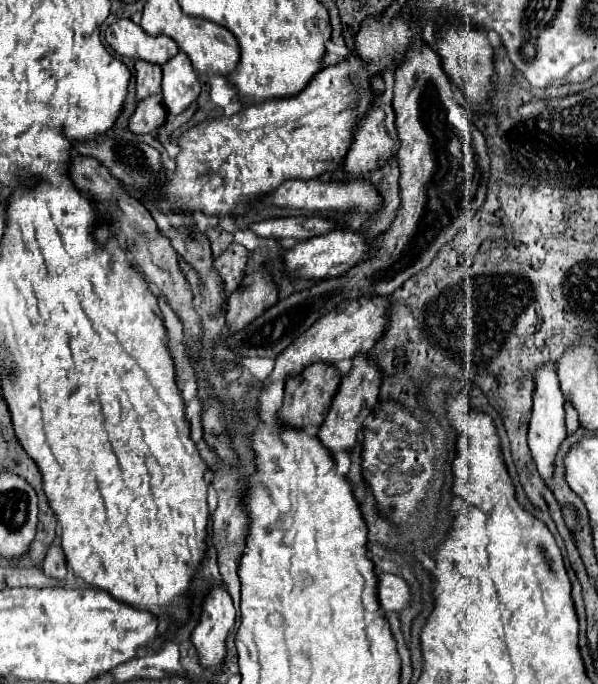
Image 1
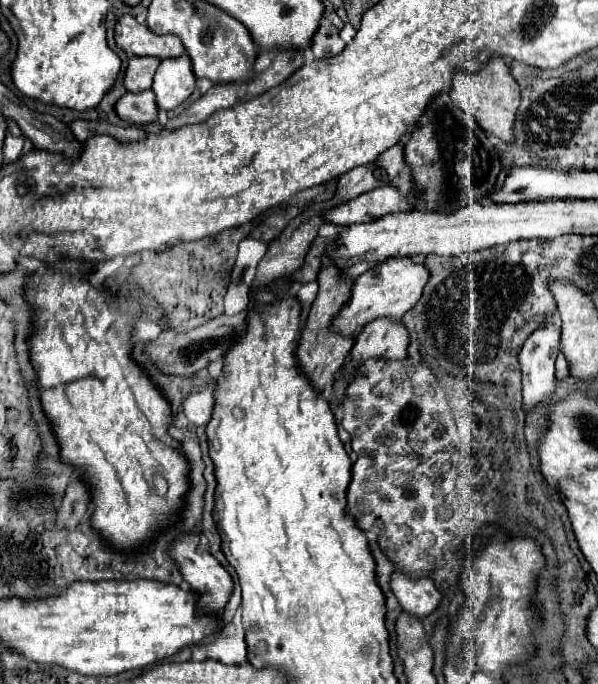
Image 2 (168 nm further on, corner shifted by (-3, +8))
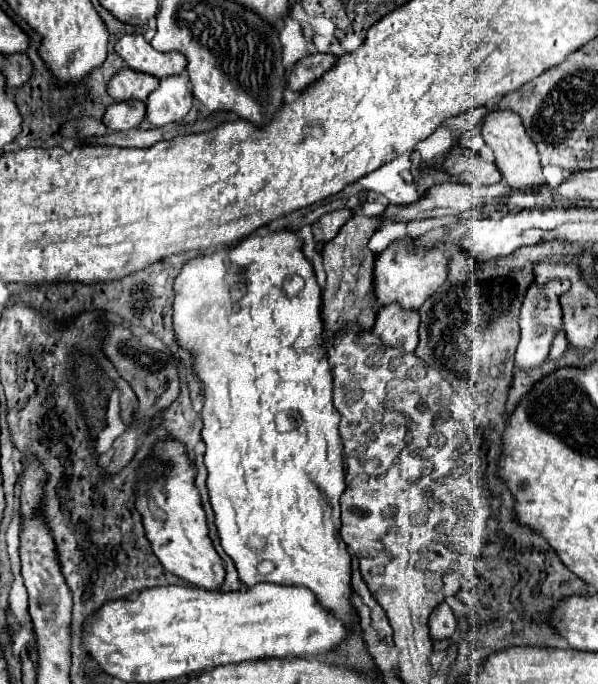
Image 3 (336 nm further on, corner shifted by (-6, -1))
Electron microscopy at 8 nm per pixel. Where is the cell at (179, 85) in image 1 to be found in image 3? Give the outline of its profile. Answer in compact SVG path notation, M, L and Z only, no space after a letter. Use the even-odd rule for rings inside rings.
M185 74L163 78L159 88L149 94L147 102L147 120L153 126L165 126L179 122L193 106L191 84Z

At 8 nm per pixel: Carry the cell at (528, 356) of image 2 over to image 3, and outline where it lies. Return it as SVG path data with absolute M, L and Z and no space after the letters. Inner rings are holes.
M553 278L547 284L537 284L531 282L531 286L525 292L525 300L521 306L519 314L519 330L521 338L517 344L517 354L515 354L515 364L521 370L531 370L539 364L543 364L549 356L549 346L553 336L561 330L561 306L559 306L559 296L569 288L569 282L561 282L559 278Z

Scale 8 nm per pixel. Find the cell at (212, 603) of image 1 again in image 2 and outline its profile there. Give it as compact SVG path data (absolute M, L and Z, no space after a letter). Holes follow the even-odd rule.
M186 535L180 541L176 541L170 549L172 557L176 559L176 563L180 565L182 577L184 581L190 585L190 591L196 593L196 609L200 615L220 615L224 611L224 607L228 605L230 597L232 597L232 577L230 573L218 563L218 559L210 553L200 553L198 549L198 535Z

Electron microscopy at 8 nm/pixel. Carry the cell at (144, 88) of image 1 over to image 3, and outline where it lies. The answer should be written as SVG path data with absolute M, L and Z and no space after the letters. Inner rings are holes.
M125 66L107 82L107 94L117 102L127 100L127 96L135 96L137 100L147 100L147 96L157 86L159 86L157 78L143 72L135 72Z

